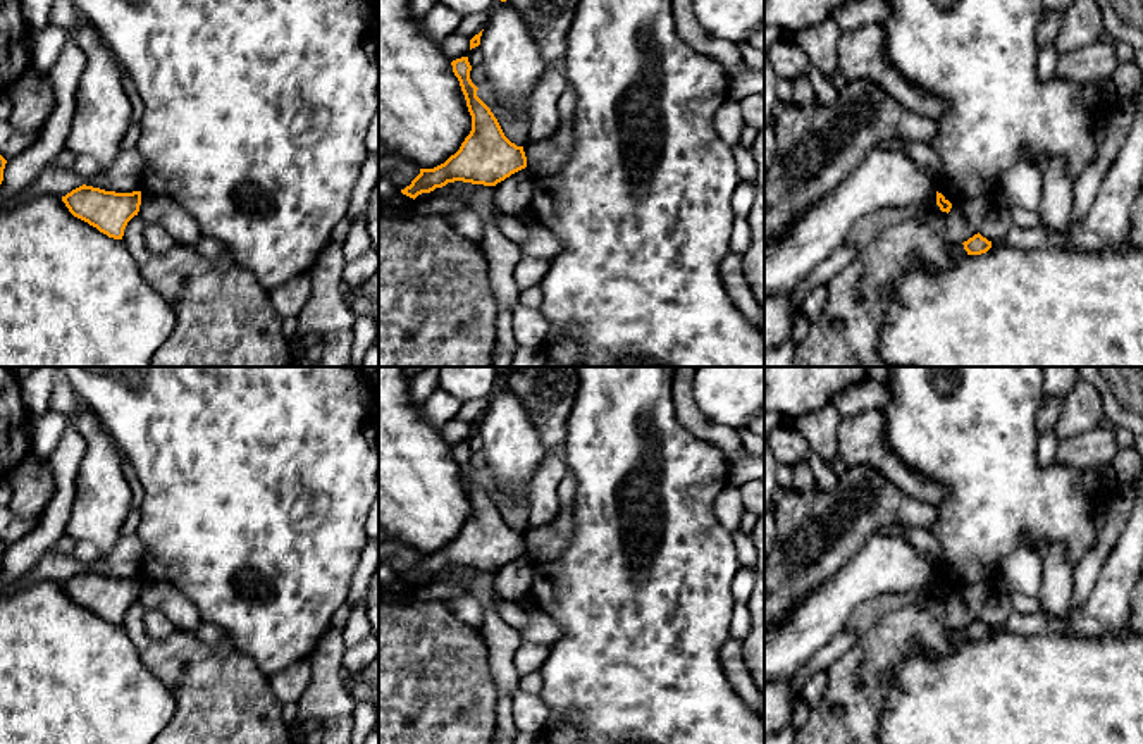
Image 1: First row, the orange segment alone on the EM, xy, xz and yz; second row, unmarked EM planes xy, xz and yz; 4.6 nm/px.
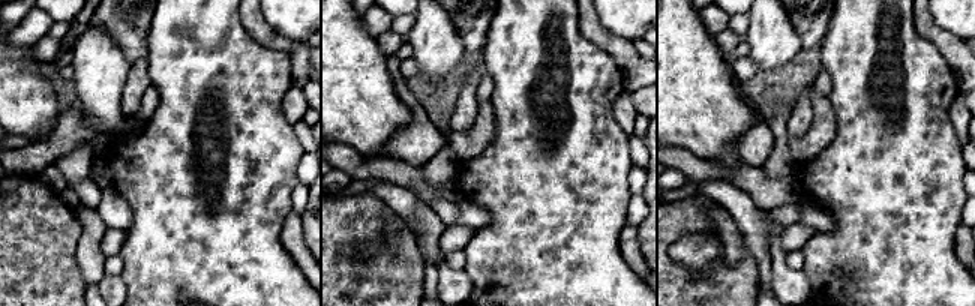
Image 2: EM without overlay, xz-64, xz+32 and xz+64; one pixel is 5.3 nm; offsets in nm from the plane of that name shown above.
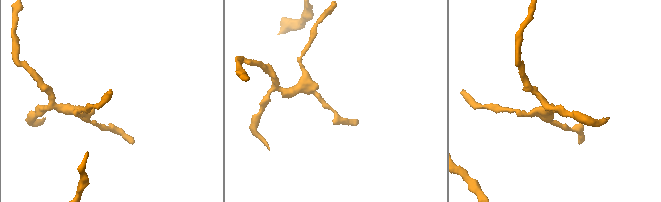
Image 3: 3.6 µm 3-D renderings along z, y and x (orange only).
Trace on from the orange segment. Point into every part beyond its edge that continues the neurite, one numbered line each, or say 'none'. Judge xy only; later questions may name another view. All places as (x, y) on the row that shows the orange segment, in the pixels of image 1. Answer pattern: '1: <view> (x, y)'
none

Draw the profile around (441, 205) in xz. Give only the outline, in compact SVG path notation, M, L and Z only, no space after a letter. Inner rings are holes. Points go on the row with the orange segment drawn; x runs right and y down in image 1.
M434 196L425 202L413 202L413 214L427 215L427 214L449 214L468 208L458 196Z

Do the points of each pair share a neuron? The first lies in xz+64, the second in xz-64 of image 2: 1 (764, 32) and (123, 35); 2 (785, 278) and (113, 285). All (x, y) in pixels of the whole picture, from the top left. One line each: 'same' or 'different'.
1: different
2: same

